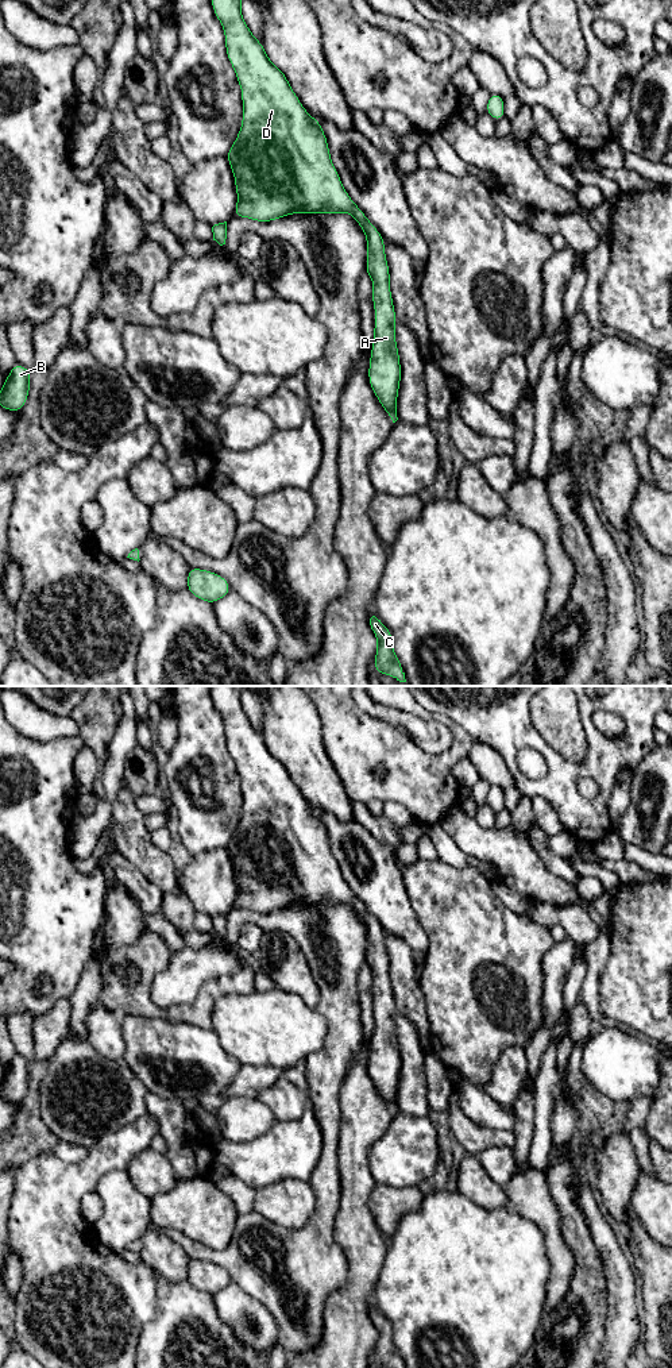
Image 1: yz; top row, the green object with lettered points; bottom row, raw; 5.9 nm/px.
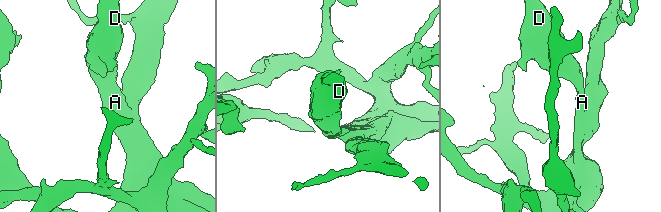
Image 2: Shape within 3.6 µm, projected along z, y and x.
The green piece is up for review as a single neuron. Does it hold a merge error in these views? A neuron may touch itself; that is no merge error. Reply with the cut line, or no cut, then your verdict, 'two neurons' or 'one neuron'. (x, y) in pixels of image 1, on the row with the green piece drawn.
no cut; one neuron

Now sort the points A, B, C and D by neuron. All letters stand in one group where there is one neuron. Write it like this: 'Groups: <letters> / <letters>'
Groups: A B C D

